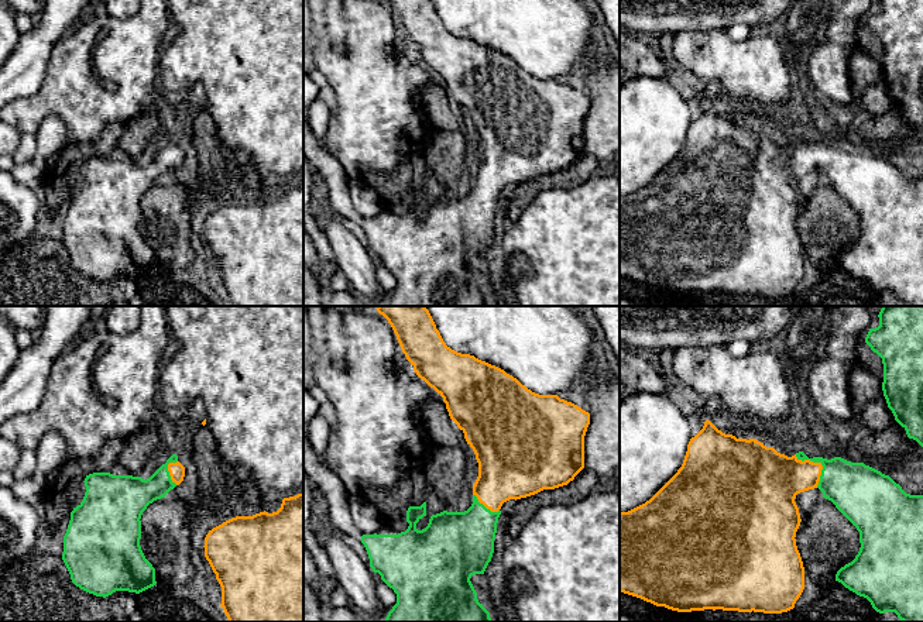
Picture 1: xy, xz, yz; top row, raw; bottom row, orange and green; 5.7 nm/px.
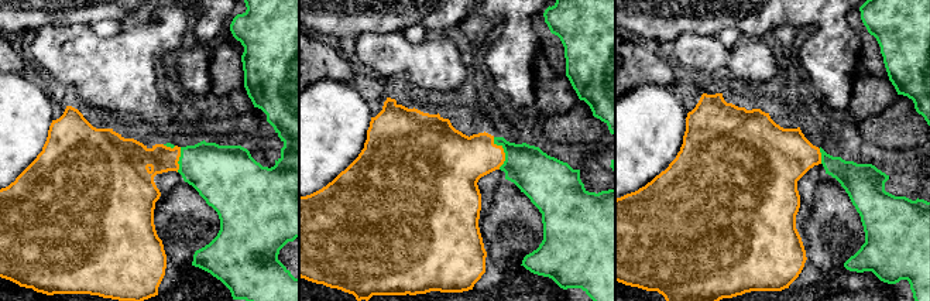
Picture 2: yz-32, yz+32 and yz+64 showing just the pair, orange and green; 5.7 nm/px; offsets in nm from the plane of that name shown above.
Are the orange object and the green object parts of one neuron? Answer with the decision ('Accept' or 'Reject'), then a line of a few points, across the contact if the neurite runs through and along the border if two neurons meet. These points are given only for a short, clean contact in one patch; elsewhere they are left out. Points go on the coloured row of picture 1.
Accept. Line: yz (778, 478), (809, 473), (819, 463), (833, 477), (854, 488)

